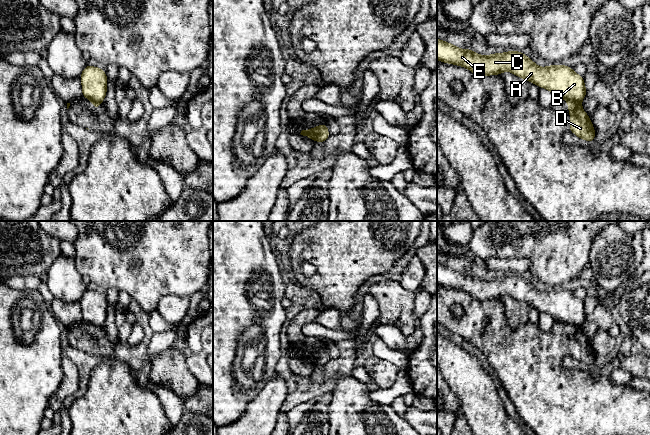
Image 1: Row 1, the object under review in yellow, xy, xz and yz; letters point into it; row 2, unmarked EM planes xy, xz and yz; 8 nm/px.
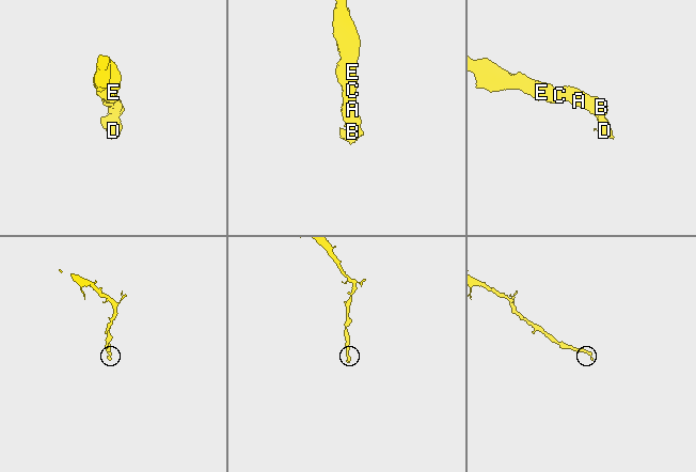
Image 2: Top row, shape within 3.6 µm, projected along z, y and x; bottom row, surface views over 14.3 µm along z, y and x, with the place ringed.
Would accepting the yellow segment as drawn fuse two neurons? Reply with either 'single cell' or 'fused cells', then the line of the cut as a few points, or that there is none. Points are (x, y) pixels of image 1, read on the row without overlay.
fused cells; cut yz (567, 323), (580, 327)

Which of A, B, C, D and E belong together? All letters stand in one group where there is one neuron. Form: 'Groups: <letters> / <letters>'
Groups: A B C E / D

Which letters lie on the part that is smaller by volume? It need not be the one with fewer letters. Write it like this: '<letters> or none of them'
D

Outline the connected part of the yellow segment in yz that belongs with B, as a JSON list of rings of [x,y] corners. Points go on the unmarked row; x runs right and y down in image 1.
[[[437,262],[437,284],[468,292],[479,301],[501,299],[504,295],[510,295],[539,312],[548,313],[554,321],[577,327],[581,327],[587,317],[583,300],[578,299],[573,292],[565,288],[539,291],[528,279],[516,273],[485,280],[476,278],[470,272],[463,274]]]

